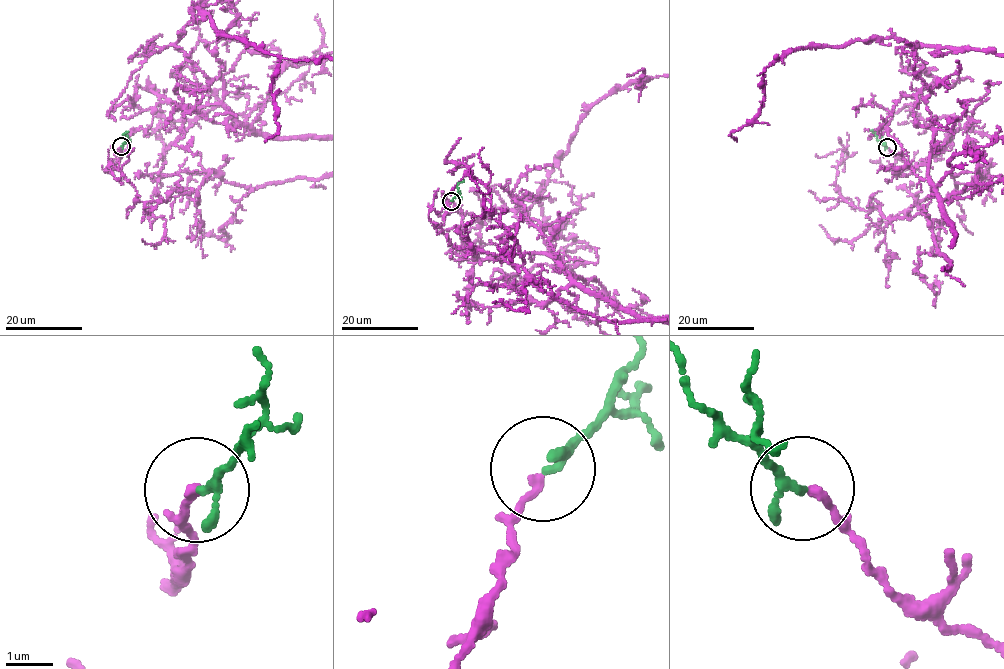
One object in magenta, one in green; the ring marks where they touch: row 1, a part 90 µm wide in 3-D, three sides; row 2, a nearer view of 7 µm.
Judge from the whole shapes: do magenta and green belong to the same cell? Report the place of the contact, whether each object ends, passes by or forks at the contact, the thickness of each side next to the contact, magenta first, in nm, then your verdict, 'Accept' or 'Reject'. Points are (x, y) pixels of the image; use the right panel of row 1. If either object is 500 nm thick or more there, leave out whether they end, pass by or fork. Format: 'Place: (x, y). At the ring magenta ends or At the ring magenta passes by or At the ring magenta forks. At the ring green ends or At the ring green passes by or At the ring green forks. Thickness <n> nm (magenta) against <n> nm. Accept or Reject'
Place: (887, 147). At the ring magenta ends. At the ring green passes by. Thickness 160 nm (magenta) against 130 nm. Accept

